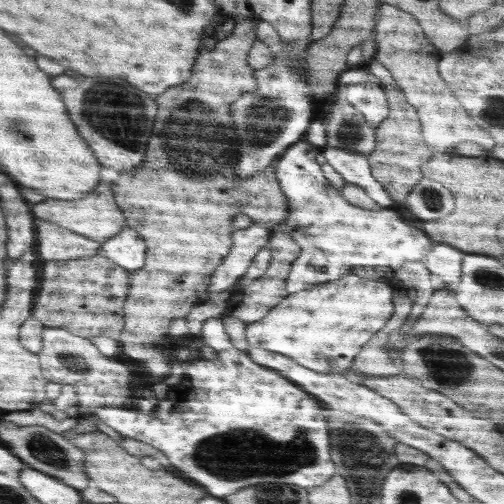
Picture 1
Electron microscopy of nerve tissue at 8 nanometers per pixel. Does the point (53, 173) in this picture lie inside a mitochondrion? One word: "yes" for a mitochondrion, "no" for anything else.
no

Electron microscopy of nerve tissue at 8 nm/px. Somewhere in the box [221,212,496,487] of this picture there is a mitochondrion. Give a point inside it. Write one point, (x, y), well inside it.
(446, 365)

